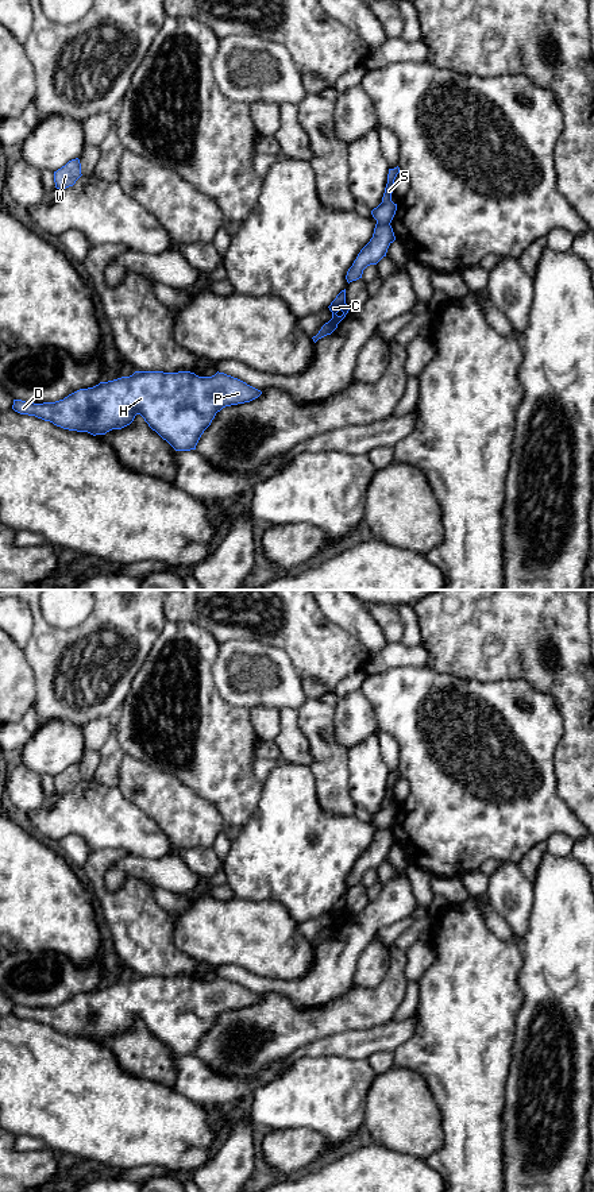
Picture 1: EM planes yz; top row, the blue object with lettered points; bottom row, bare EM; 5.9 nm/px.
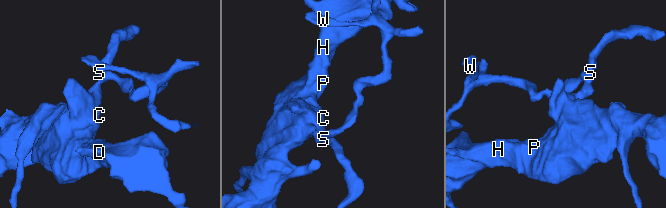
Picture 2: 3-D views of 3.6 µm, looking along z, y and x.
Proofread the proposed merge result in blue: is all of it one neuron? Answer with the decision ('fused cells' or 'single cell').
fused cells

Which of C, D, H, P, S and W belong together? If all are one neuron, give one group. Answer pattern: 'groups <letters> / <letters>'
groups C D H P / S W

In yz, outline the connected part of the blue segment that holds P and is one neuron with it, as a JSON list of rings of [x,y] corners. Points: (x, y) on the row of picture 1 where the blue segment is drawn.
[[[135,371],[130,377],[80,389],[55,402],[14,400],[12,409],[93,436],[122,429],[140,414],[176,451],[190,451],[196,450],[217,412],[261,394],[261,390],[219,371],[212,377],[190,371]]]

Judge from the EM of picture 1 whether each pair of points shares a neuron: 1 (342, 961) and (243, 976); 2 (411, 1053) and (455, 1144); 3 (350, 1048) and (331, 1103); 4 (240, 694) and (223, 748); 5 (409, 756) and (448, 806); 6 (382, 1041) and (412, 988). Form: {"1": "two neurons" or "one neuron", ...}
{"1": "one neuron", "2": "one neuron", "3": "two neurons", "4": "two neurons", "5": "one neuron", "6": "two neurons"}

